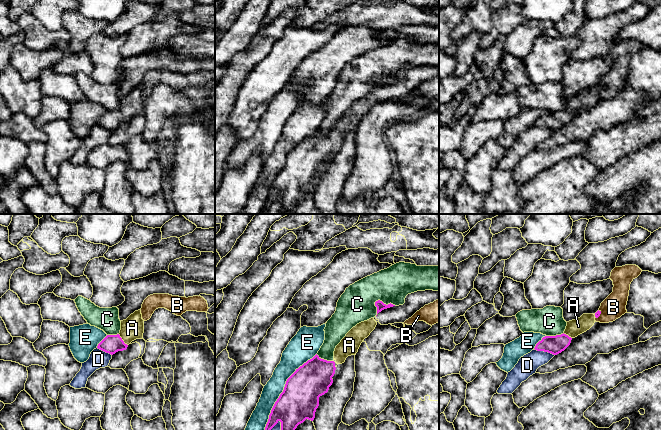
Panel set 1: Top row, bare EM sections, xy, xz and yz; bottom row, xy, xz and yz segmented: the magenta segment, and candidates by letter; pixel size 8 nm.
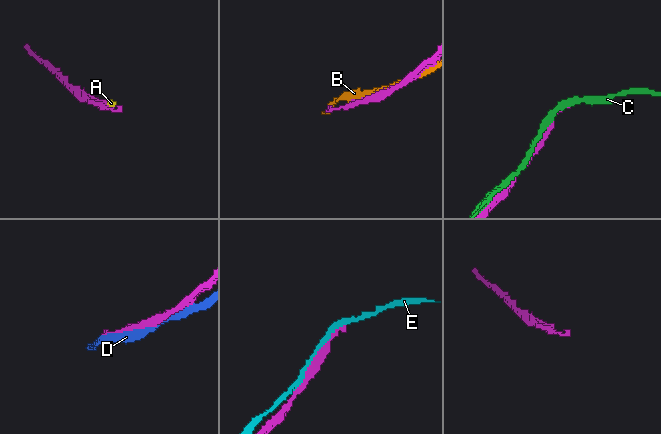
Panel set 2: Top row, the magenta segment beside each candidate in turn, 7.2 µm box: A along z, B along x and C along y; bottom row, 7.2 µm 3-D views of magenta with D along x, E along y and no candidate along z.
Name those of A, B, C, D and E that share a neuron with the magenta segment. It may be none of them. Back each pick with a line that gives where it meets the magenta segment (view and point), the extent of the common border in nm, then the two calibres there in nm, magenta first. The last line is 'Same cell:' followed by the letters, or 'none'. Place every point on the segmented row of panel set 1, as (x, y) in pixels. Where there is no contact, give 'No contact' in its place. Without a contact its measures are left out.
A: Touches magenta at xy (122, 340). Shared border 120 nm. Thickness 150 nm (magenta) against 180 nm
Same cell: A

